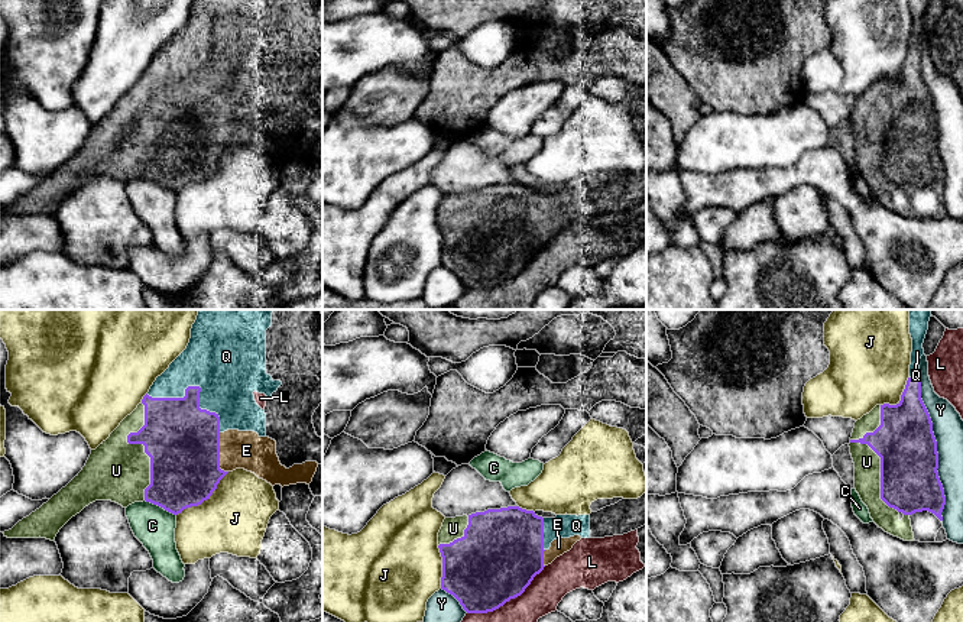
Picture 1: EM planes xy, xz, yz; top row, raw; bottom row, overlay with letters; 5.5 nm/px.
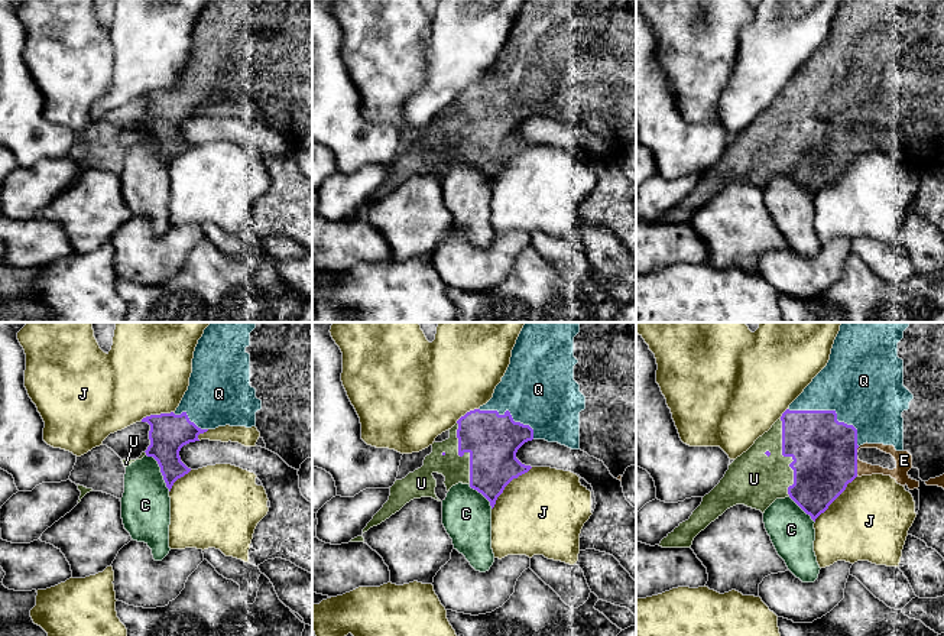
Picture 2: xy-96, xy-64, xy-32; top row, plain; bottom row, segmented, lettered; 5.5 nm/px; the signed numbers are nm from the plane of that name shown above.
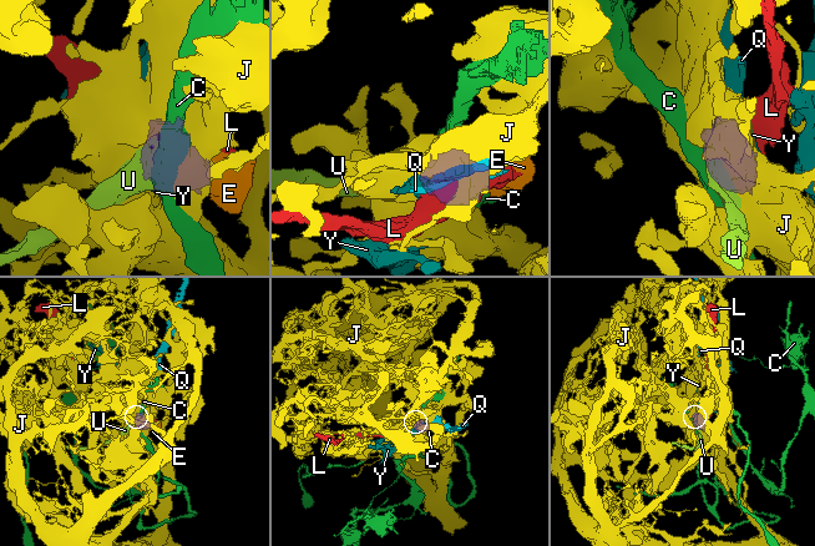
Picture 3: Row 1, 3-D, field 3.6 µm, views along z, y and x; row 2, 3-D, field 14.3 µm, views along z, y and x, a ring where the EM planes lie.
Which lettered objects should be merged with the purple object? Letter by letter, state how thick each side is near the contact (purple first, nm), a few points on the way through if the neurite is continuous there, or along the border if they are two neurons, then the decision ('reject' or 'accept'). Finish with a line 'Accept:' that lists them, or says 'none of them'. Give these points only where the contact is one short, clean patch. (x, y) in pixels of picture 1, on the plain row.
C: calibres 380 and 220 nm; reject
E: calibres 400 and 220 nm; accept
J: calibres 380 and 360 nm; reject
L: calibres 460 and 280 nm; reject
Q: calibres 320 and 420 nm; accept
U: calibres 320 and 140 nm; accept
Y: calibres 320 and 180 nm; reject
Accept: E, Q, U

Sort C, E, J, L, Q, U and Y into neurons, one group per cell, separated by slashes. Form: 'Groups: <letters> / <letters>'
Groups: C / E Q U / J Y / L

